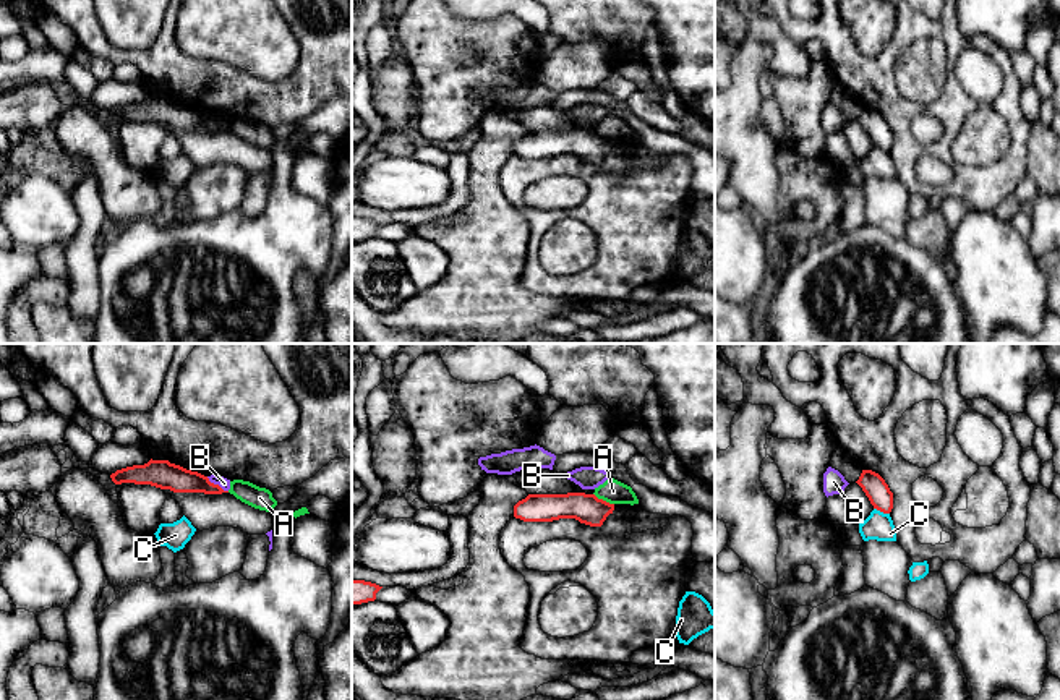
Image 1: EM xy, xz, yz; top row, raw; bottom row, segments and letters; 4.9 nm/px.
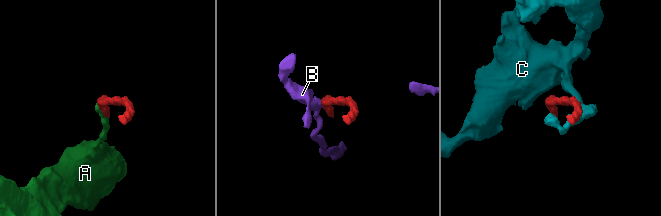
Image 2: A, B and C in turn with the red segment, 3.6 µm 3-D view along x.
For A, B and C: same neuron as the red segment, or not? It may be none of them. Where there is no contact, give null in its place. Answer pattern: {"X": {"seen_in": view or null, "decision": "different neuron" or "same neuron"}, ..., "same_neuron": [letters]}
{"A": {"seen_in": "xz", "decision": "different neuron"}, "B": {"seen_in": "xy", "decision": "different neuron"}, "C": {"seen_in": "yz", "decision": "different neuron"}, "same_neuron": []}

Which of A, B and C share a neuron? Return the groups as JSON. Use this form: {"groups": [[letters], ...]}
{"groups": [["A"], ["B"], ["C"]]}

